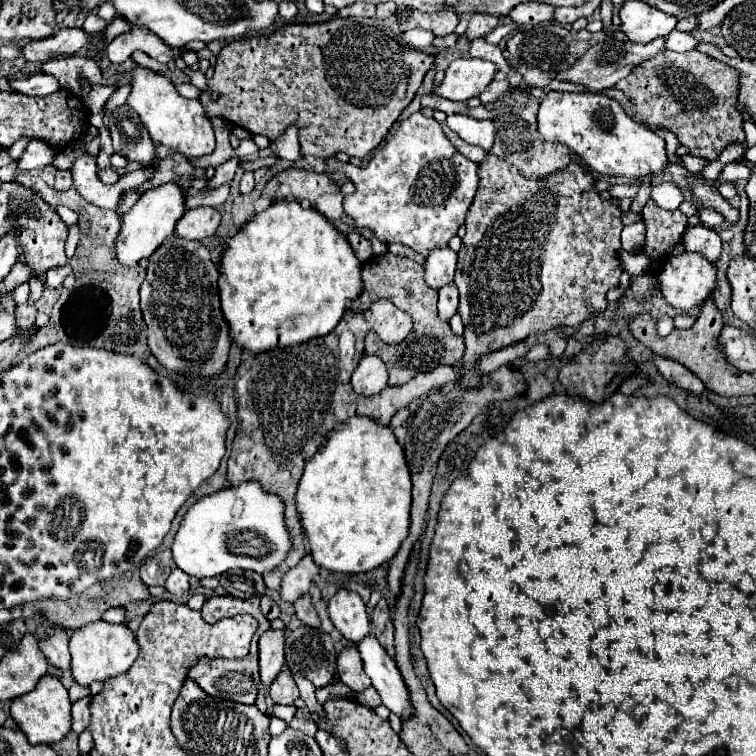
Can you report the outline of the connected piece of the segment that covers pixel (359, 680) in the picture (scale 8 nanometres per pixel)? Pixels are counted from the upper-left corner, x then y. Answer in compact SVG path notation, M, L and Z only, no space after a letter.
M347 646L337 656L337 674L343 684L347 684L353 692L361 692L371 686L369 676L363 670L363 662L359 650L355 646Z

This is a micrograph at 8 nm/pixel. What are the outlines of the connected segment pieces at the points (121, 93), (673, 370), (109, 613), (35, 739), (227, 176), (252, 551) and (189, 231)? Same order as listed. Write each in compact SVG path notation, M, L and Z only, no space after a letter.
M123 84L123 86L119 86L113 94L111 94L111 98L107 100L107 104L105 104L105 108L111 112L113 108L117 108L117 106L121 106L125 100L127 100L127 96L129 96L129 92L131 92L131 86L129 84Z
M655 356L655 366L657 366L659 374L661 374L667 382L679 386L681 390L687 390L687 392L697 394L697 396L705 390L705 384L703 384L697 376L693 376L693 372L689 372L683 364L677 364L675 360Z
M109 608L109 610L103 612L101 620L111 622L111 624L121 624L125 620L125 610L123 608Z
M45 674L37 682L35 690L13 700L11 718L15 720L17 728L27 736L29 744L53 744L65 738L65 734L71 730L69 728L69 708L71 708L71 702L69 702L69 694L65 686L55 676Z
M233 156L233 158L229 158L227 162L219 164L219 166L217 166L217 172L215 172L215 176L213 176L213 180L209 182L209 188L217 188L217 186L221 186L221 184L231 182L233 176L235 176L237 166L239 166L239 158L237 158L237 156Z
M245 482L197 500L183 516L175 534L173 560L187 576L211 578L229 570L269 572L289 552L289 534L283 520L283 504L259 484Z
M193 208L187 210L181 220L177 222L175 236L187 240L203 240L217 232L221 222L221 214L215 208Z

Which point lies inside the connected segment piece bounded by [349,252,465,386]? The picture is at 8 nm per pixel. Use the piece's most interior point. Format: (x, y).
(431, 342)

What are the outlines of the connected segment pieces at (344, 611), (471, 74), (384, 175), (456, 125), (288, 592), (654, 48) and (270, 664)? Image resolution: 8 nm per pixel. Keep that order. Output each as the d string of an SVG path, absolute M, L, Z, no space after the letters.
M339 590L329 600L329 618L333 626L343 634L349 642L361 642L365 636L371 634L369 618L365 612L365 604L359 594Z
M467 58L453 60L445 72L443 84L435 90L435 94L445 96L455 102L465 102L473 96L479 96L495 78L497 66L489 60Z
M421 112L411 114L403 120L395 132L371 152L369 164L365 168L353 164L341 164L335 158L327 160L325 172L343 172L355 184L355 192L343 200L343 210L357 222L359 228L369 228L383 244L401 242L415 252L427 256L433 248L447 246L447 242L457 234L457 228L465 222L465 214L473 202L477 190L477 164L461 156L435 118L425 118Z
M447 116L445 124L465 142L481 146L485 152L491 150L495 136L495 126L491 120L475 120L471 116Z
M307 554L305 560L301 560L301 564L297 564L295 568L291 568L283 580L281 580L281 588L279 588L279 596L285 602L293 602L297 600L297 596L309 592L311 588L311 576L319 572L319 566L313 562L313 558Z
M609 38L607 42L595 44L591 46L583 56L577 58L577 62L567 68L565 72L557 74L557 80L565 80L565 82L573 82L573 84L581 84L585 86L589 92L601 92L607 88L613 88L621 78L625 78L637 64L641 64L641 60L647 60L647 56L655 56L657 52L665 50L665 38L657 38L651 40L649 44L637 44L637 42L619 42L615 38Z
M267 630L259 638L259 670L265 688L277 678L285 664L285 634L283 630Z

